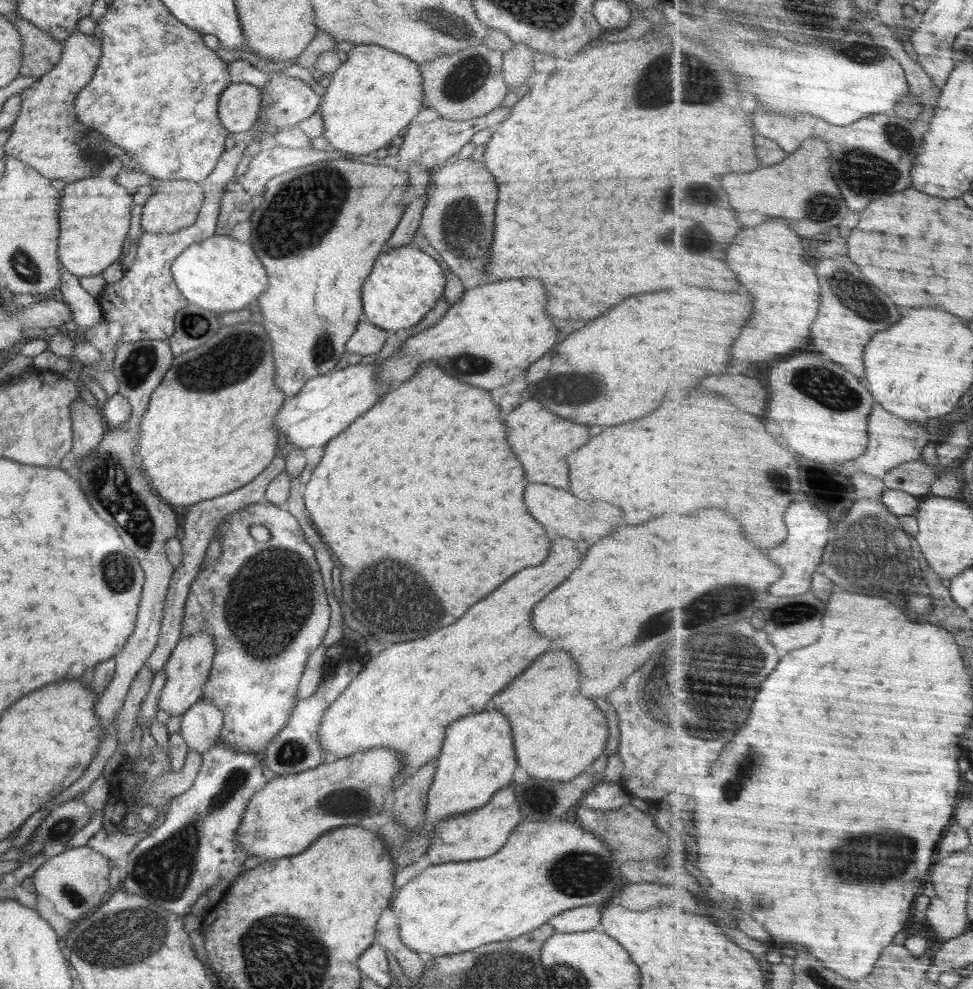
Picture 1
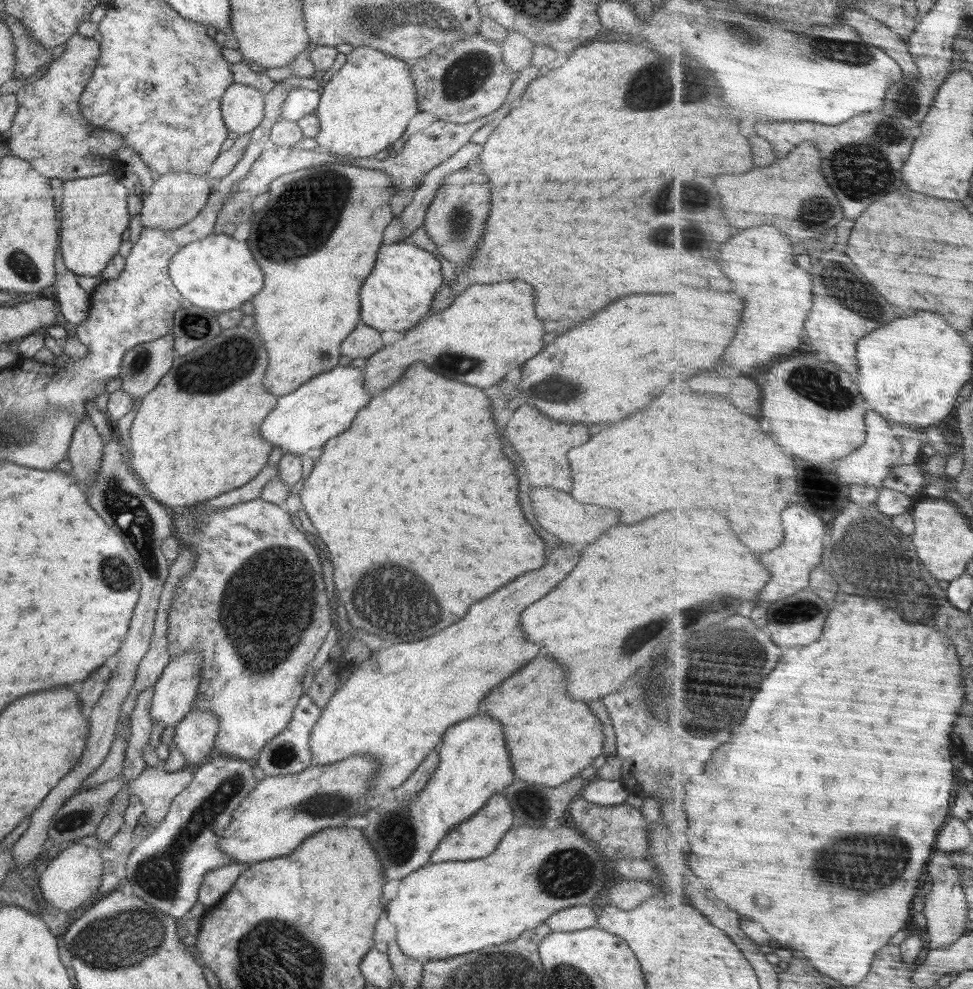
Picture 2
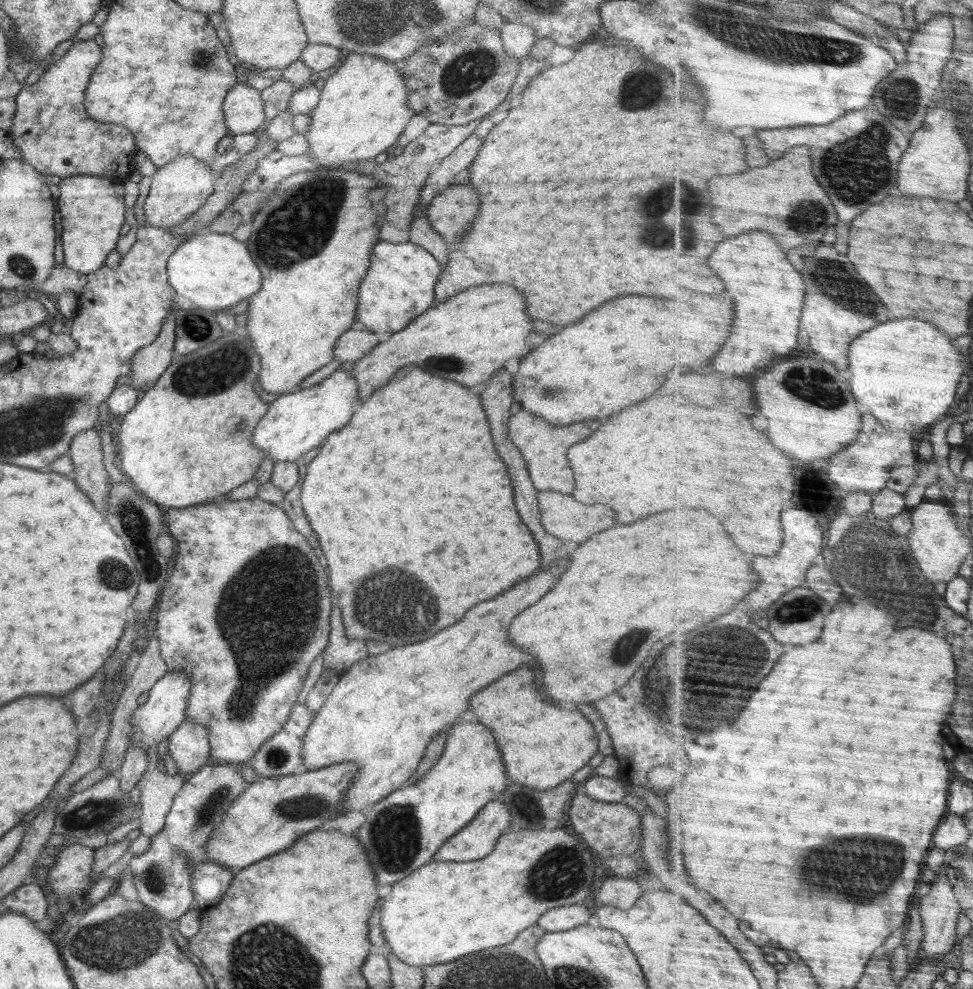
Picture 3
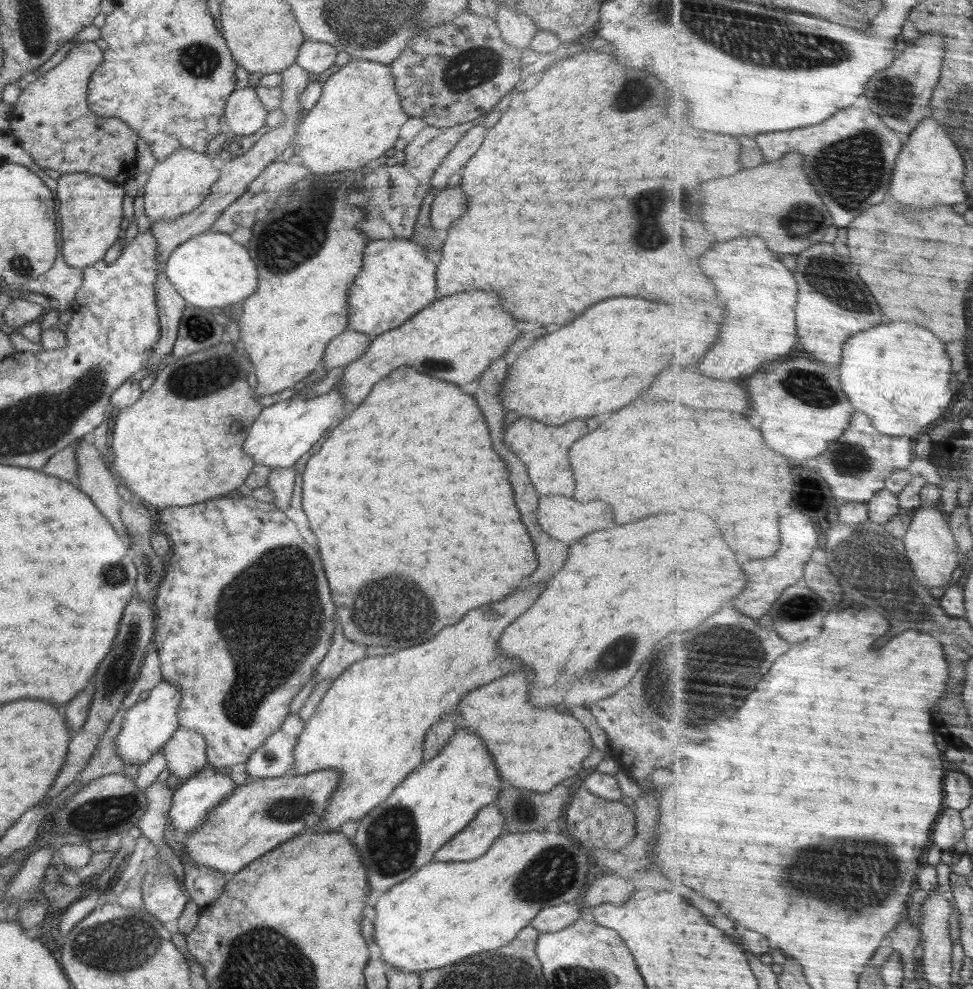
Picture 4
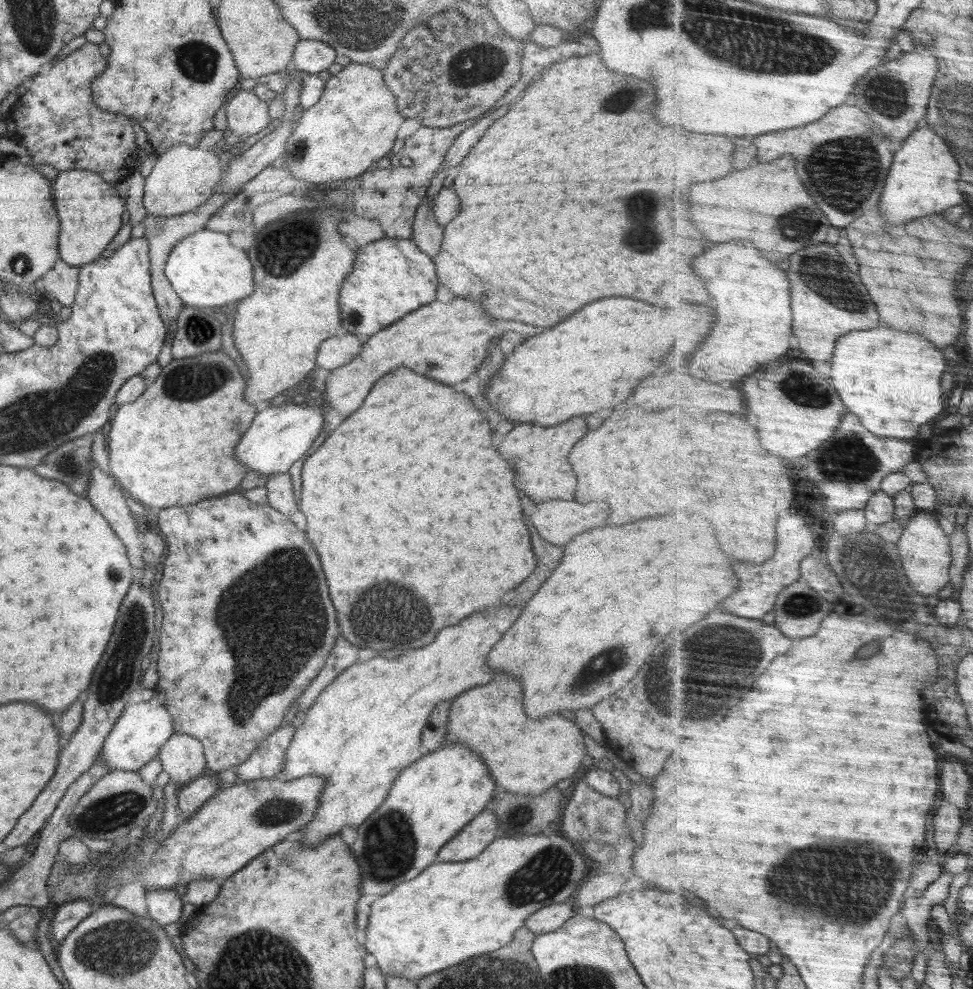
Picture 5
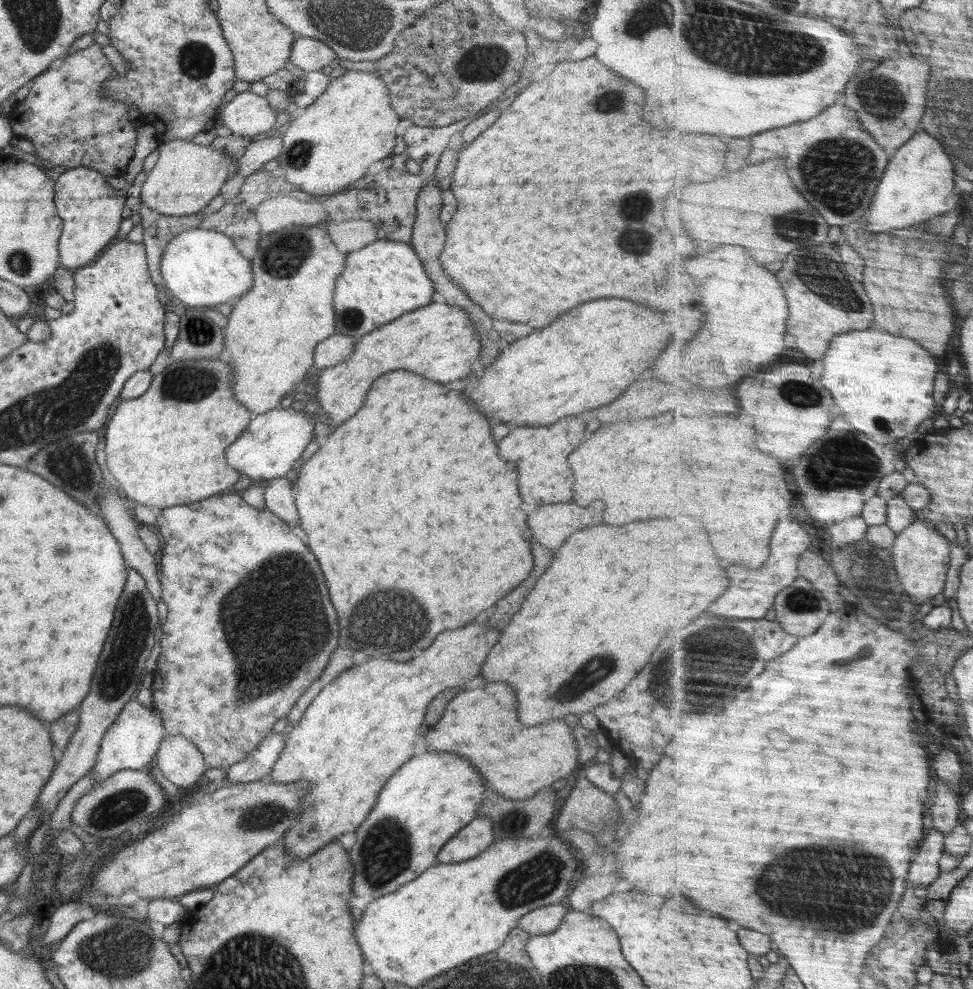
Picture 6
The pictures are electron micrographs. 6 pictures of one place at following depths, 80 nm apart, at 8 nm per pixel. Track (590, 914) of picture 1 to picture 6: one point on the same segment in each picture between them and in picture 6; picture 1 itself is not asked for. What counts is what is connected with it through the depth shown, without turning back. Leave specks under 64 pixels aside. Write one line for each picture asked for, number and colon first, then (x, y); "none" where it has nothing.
2: (576, 917)
3: (558, 919)
4: (553, 918)
5: (548, 919)
6: (545, 920)

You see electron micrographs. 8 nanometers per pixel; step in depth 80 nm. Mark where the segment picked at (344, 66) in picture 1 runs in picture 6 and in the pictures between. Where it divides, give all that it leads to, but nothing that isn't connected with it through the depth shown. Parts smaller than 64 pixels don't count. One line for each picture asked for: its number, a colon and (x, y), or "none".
2: (364, 108)
3: (363, 109)
4: (358, 116)
5: (355, 122)
6: (330, 144)

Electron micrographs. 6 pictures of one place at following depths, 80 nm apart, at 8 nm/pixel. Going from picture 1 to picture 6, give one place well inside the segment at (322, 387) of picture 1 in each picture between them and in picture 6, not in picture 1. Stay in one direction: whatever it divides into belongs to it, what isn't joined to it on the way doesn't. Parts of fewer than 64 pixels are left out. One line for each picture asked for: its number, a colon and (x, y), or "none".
2: (324, 406)
3: (295, 423)
4: (284, 432)
5: (279, 435)
6: (268, 447)

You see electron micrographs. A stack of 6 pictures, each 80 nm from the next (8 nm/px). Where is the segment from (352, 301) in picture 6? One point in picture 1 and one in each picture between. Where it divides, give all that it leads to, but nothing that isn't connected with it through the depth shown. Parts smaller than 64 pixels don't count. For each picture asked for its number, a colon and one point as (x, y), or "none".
1: (406, 283)
2: (404, 282)
3: (400, 284)
4: (397, 280)
5: (391, 277)

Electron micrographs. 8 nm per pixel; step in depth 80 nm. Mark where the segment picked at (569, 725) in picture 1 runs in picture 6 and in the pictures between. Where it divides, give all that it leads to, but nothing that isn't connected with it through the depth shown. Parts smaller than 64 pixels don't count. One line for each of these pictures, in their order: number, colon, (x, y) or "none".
2: (551, 738)
3: (543, 745)
4: (535, 748)
5: (525, 756)
6: (517, 761)

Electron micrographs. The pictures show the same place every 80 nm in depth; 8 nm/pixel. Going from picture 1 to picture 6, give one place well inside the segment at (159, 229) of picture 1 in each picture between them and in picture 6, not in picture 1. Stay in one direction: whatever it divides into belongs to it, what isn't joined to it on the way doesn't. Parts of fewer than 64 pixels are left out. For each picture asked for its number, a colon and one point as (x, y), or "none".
2: (175, 199)
3: (179, 189)
4: (176, 186)
5: (184, 177)
6: (187, 176)

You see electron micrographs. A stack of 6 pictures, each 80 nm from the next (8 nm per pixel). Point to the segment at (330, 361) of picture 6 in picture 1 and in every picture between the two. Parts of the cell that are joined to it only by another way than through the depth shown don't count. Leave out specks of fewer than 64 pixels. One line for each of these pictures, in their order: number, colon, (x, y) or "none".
1: (367, 339)
2: (363, 341)
3: (355, 343)
4: (348, 346)
5: (336, 351)

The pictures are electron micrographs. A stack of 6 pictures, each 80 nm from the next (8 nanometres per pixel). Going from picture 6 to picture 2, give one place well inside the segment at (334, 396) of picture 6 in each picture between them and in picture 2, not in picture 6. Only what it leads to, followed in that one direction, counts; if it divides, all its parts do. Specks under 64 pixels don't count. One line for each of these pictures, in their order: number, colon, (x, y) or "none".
2: (490, 328)
3: (468, 338)
4: (455, 338)
5: (446, 340)

